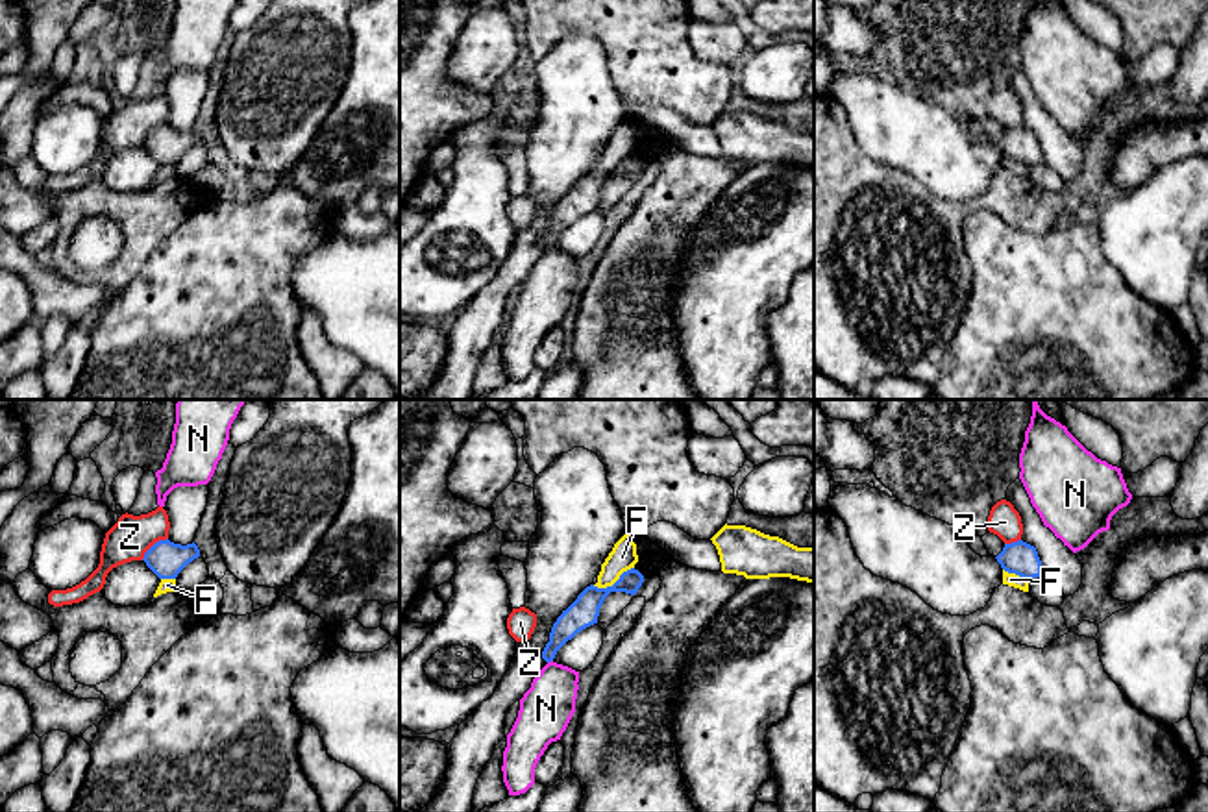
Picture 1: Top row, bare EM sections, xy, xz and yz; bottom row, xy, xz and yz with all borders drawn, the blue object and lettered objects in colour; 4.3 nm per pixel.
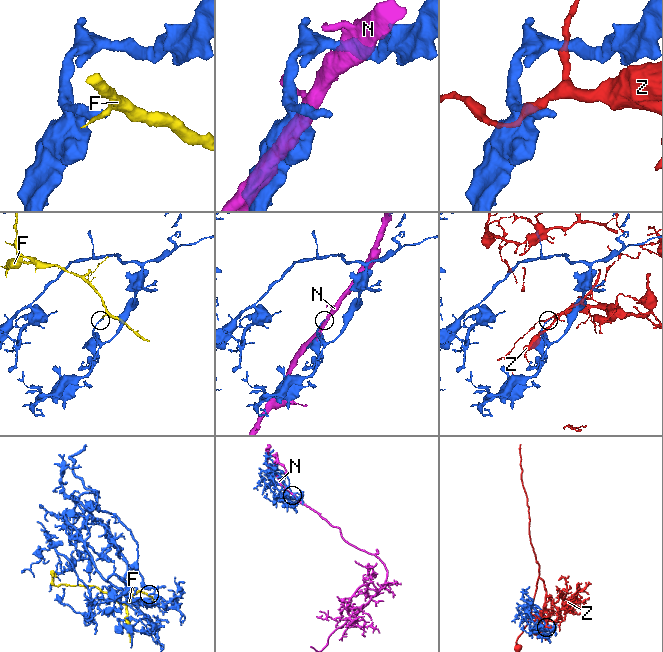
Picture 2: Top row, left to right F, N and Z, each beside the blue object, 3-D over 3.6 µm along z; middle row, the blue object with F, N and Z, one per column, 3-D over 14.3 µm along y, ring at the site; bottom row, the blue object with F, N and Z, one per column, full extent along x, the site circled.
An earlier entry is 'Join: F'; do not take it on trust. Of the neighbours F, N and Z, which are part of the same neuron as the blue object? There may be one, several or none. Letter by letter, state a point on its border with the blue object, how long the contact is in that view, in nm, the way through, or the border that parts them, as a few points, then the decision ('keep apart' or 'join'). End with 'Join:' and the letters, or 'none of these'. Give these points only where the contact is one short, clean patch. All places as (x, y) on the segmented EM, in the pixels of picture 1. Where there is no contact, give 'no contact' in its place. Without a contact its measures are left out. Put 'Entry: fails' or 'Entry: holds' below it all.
F: contact xz (615, 583); length 200 nm; border xz (633, 566), (611, 585), (592, 585); keep apart
N: contact xz (550, 661); length 30 nm; keep apart
Z: contact xy (152, 546); length 160 nm; keep apart
Join: none of these
Entry: fails

